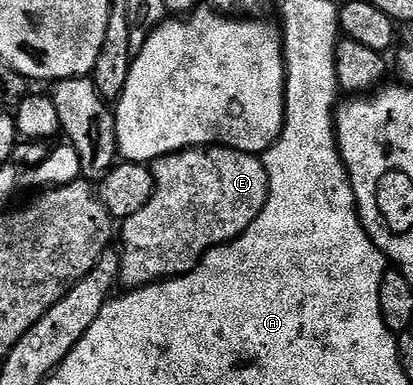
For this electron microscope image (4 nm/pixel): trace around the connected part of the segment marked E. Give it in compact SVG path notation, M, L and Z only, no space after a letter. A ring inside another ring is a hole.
M188 147L185 151L164 155L152 164L151 170L155 181L151 201L147 201L139 213L124 219L119 227L120 282L126 283L124 286L129 289L186 275L211 248L240 237L257 220L269 196L264 162L258 156L230 147Z

